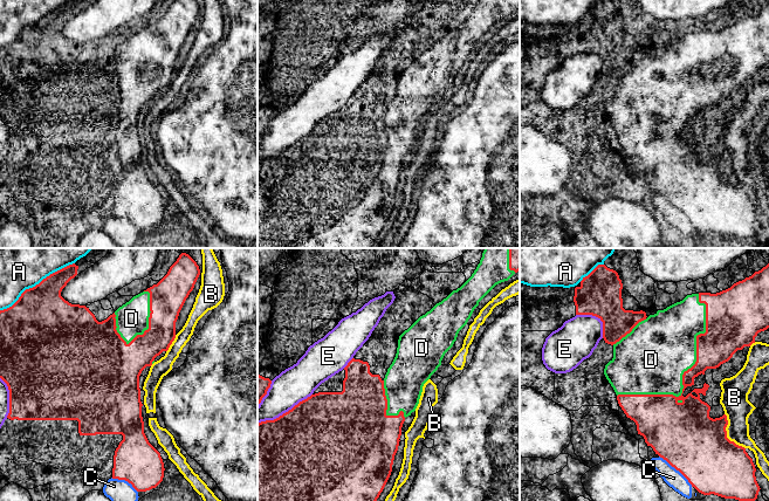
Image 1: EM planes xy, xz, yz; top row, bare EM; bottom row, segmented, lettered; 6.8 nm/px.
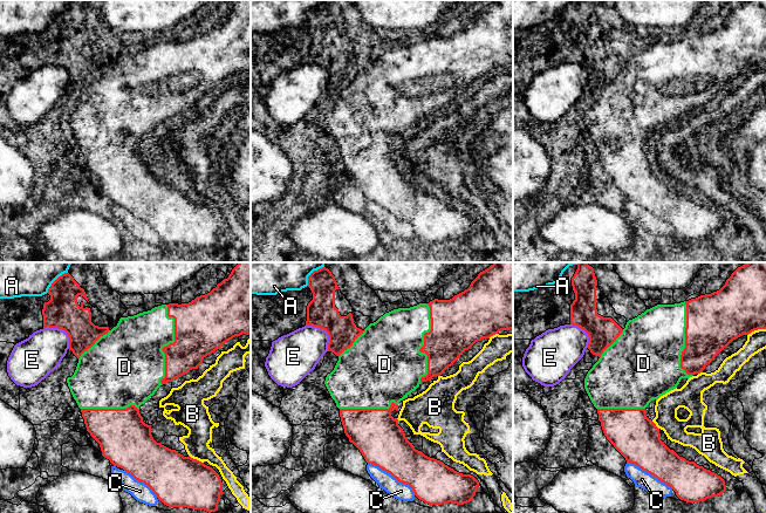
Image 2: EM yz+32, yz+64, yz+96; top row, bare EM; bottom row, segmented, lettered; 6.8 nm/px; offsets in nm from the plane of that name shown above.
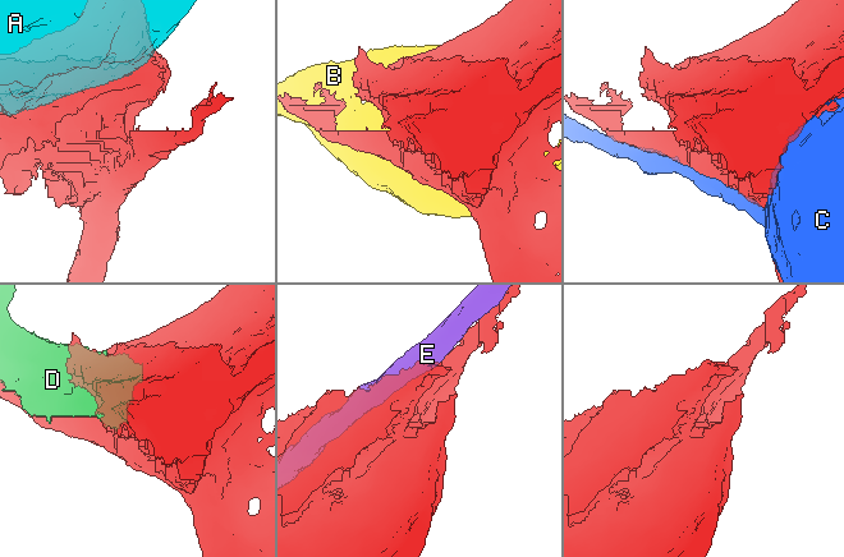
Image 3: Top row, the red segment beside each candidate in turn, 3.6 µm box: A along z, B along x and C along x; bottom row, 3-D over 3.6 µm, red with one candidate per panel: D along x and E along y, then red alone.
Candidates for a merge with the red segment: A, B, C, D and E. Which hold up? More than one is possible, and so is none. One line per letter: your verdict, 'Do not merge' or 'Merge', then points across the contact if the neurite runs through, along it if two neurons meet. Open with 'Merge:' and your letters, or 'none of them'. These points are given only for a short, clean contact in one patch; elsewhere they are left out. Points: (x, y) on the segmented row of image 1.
Merge: D
A: Do not merge
B: Do not merge
C: Do not merge
D: Merge
E: Do not merge

